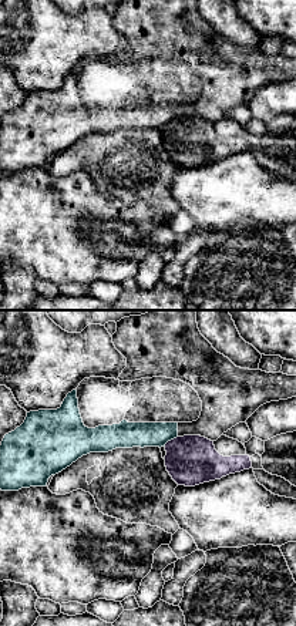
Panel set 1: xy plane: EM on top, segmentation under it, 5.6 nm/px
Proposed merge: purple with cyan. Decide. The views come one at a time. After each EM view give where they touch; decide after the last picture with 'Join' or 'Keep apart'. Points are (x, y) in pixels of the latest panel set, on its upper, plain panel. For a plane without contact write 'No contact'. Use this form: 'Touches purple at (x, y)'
Touches purple at (171, 121)

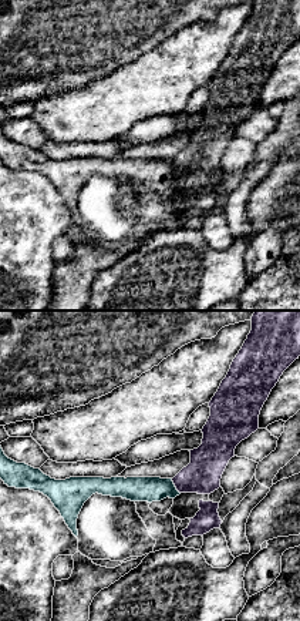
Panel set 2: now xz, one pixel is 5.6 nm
Touches purple at (175, 167)

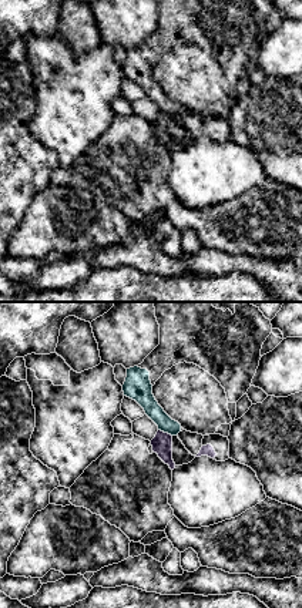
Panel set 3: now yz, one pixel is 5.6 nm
Touches purple at (165, 114)

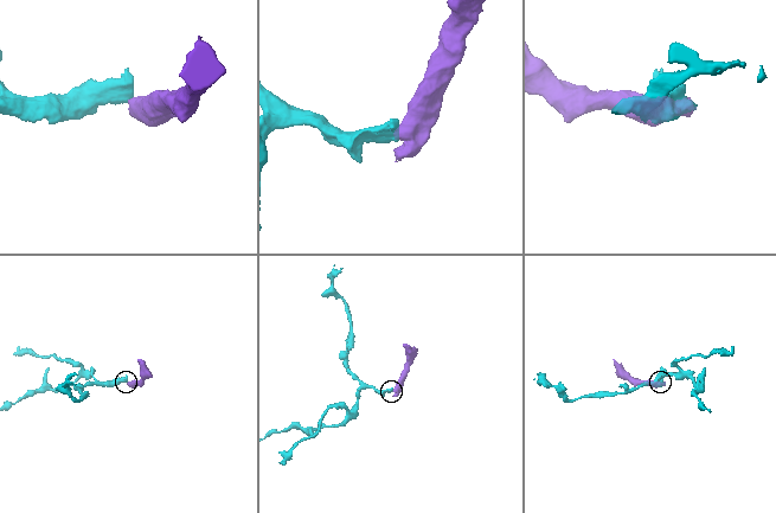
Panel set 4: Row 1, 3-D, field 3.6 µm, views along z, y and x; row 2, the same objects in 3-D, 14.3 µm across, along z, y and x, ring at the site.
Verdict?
Keep apart

